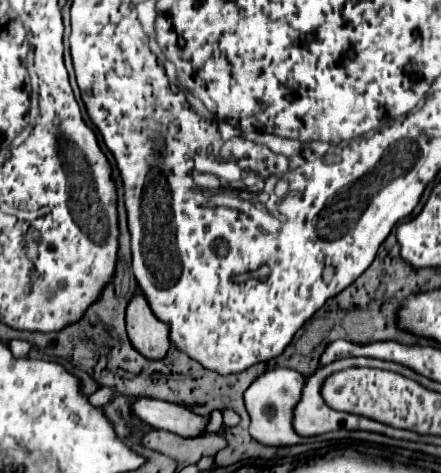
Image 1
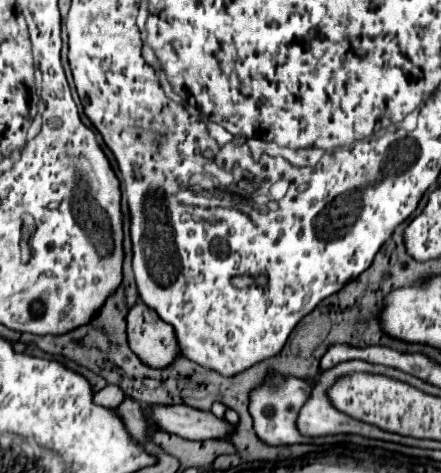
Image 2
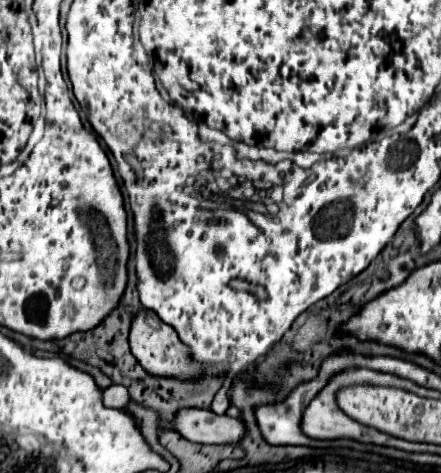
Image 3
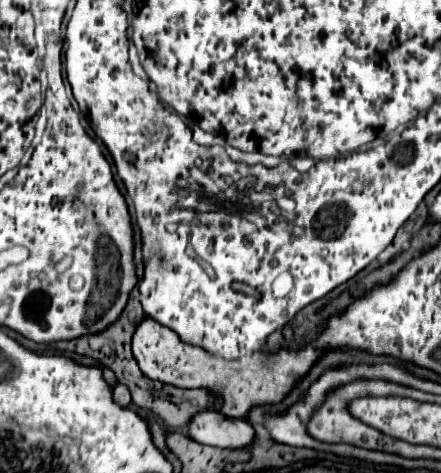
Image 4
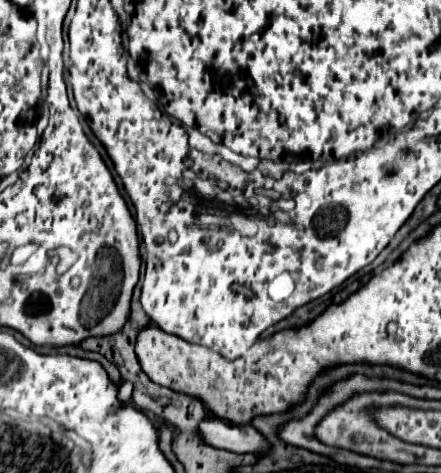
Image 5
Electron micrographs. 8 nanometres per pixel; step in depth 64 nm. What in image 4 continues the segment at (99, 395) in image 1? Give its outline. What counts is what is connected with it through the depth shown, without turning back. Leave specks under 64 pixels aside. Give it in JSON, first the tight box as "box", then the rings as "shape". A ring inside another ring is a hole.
{"box":[112,386,132,408],"shape":[[[126,386],[114,388],[114,390],[112,390],[112,398],[116,400],[116,404],[118,404],[118,406],[124,406],[124,408],[126,408],[126,406],[130,406],[130,402],[132,402],[132,400],[130,400],[130,392],[128,392],[128,388],[126,388]]]}

